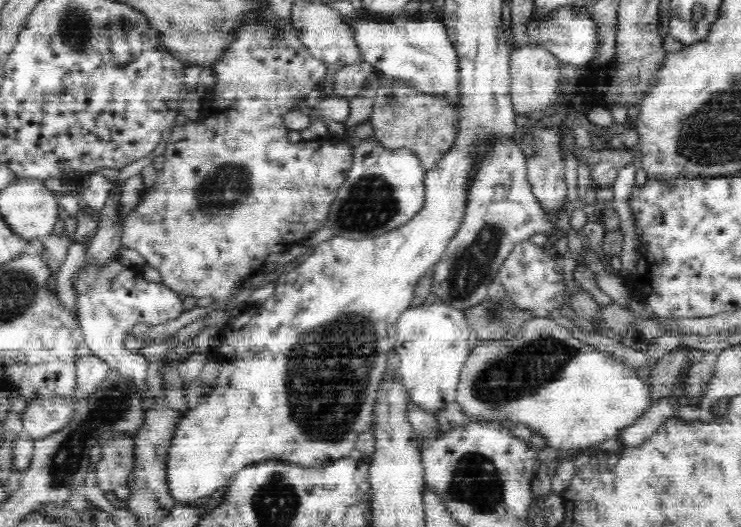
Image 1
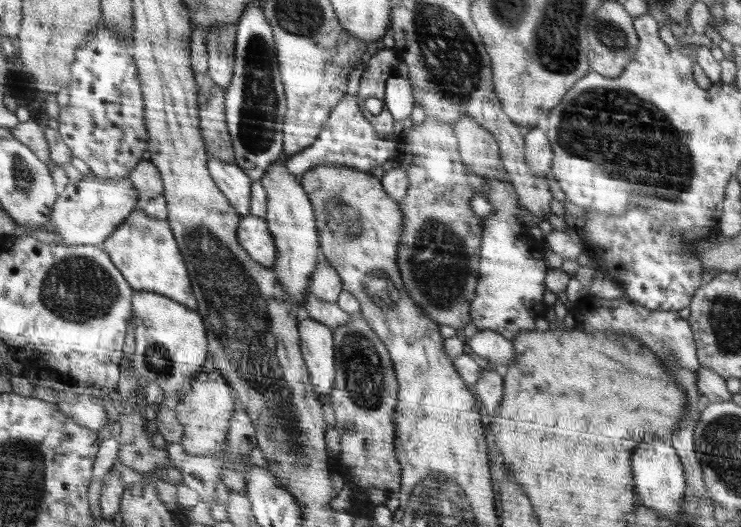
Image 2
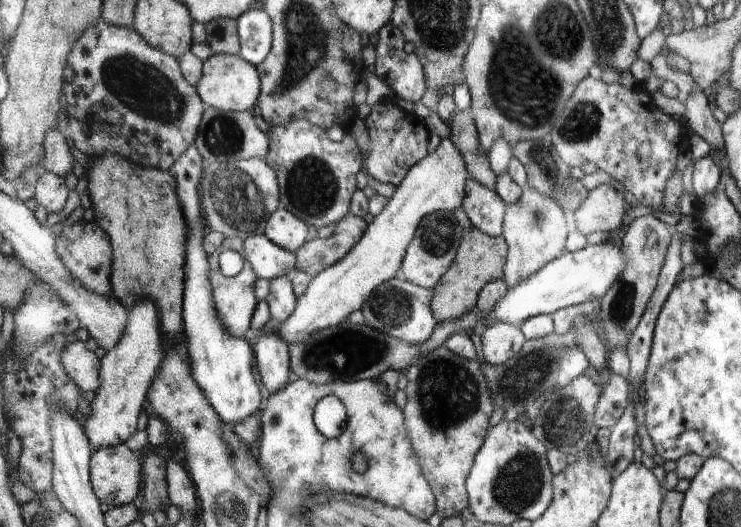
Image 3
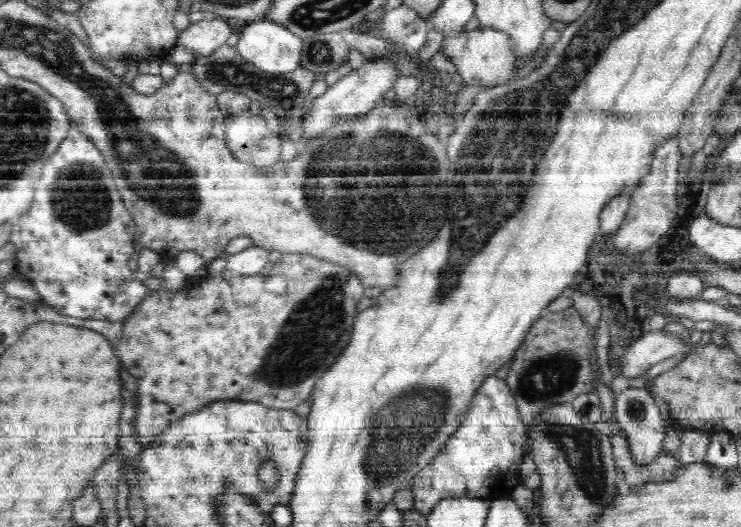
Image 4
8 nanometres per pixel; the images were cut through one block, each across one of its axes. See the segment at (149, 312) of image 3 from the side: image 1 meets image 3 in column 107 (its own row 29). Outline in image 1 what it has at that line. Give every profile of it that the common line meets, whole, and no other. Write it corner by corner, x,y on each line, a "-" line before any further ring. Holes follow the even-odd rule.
356,8
350,28
362,60
374,65
377,72
388,78
402,78
414,90
426,95
441,95
453,103
455,110
460,108
459,56
442,21
432,20
419,12
410,17
402,14
384,23
378,17
368,17

